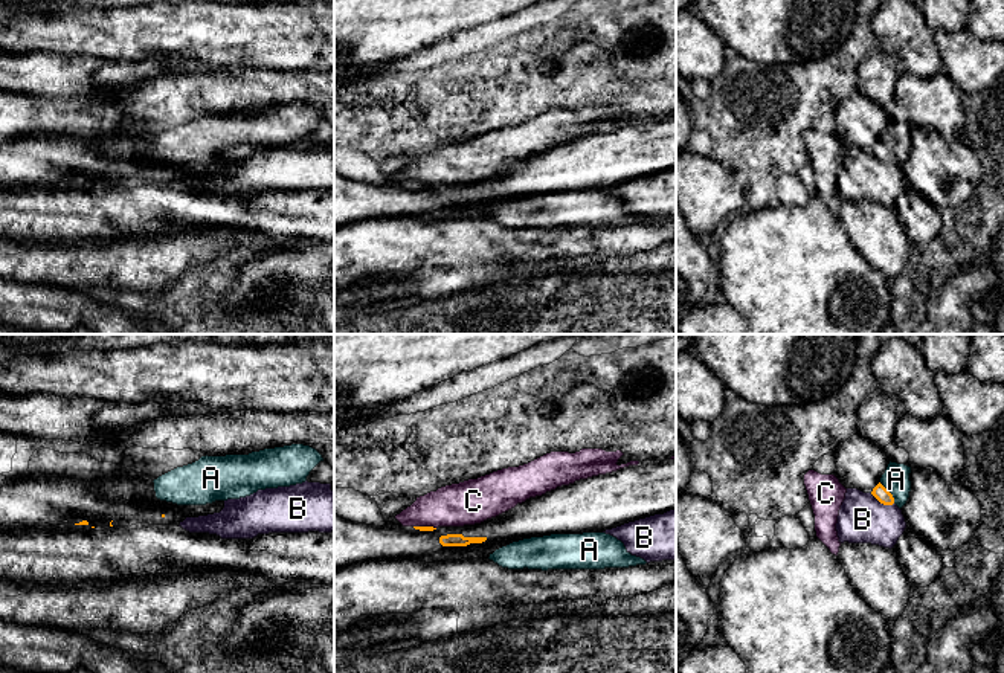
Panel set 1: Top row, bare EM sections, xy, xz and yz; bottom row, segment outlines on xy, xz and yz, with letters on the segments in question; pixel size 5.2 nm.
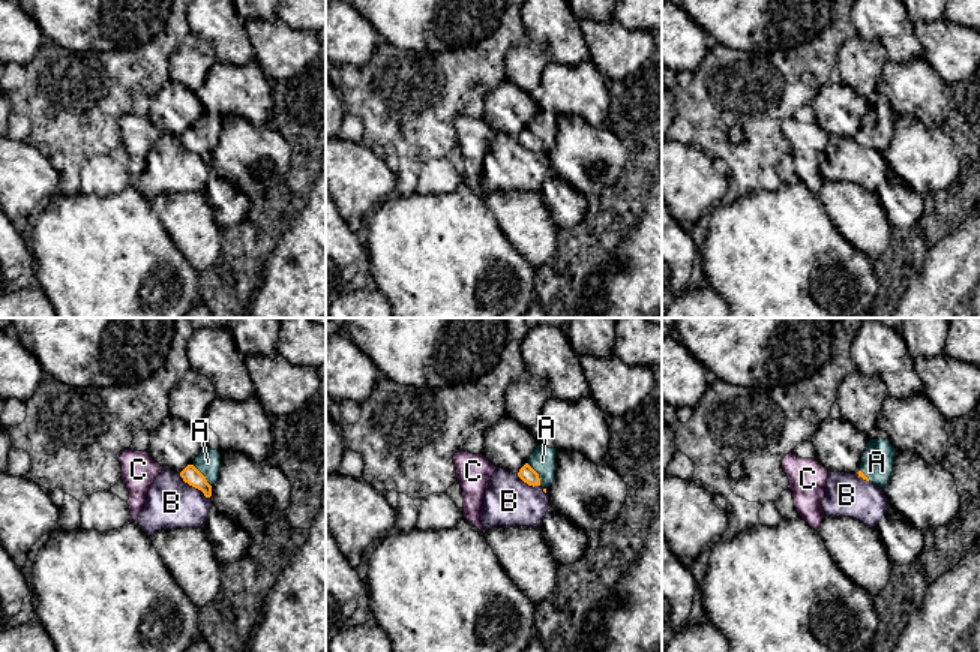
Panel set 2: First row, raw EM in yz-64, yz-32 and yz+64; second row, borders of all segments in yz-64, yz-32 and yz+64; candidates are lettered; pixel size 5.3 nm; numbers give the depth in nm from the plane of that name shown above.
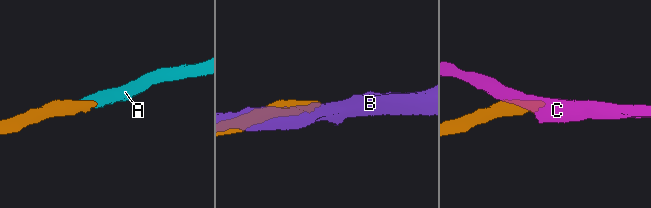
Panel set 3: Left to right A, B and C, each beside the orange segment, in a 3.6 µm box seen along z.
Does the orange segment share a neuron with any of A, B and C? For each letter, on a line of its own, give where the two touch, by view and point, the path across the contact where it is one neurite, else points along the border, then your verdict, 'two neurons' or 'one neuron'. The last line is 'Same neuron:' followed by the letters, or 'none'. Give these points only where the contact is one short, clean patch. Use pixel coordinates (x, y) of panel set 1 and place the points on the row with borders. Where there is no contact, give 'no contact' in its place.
A: yz (890, 493) | across yz (879, 492), (890, 493), (896, 479) | one neuron
B: yz (882, 502) | two neurons
C: xz (424, 527) | two neurons
Same neuron: A

